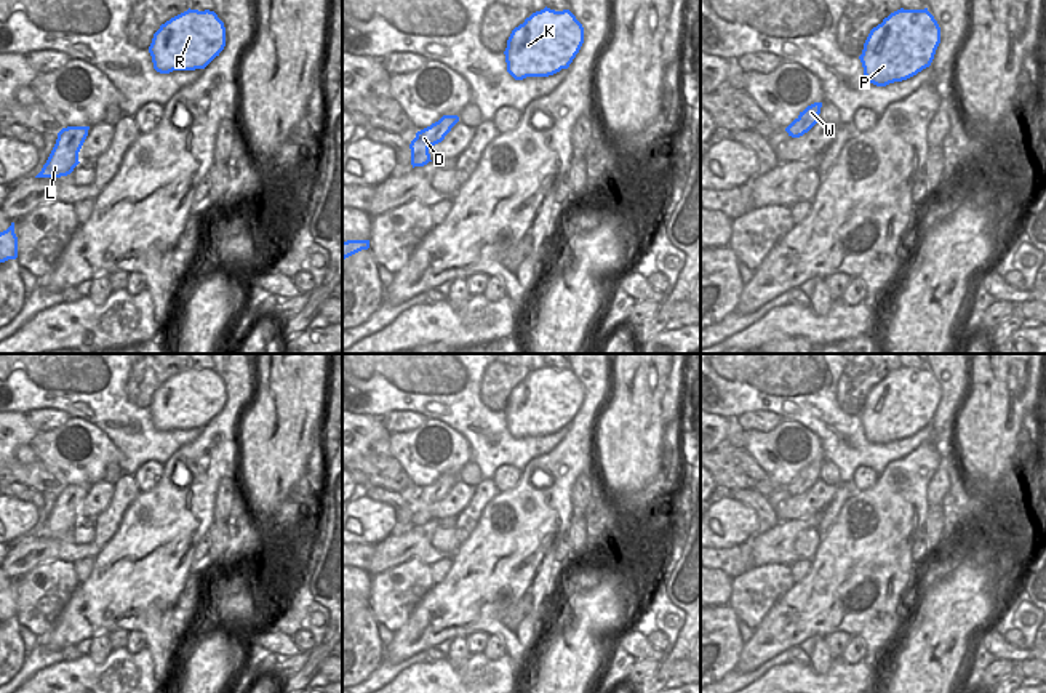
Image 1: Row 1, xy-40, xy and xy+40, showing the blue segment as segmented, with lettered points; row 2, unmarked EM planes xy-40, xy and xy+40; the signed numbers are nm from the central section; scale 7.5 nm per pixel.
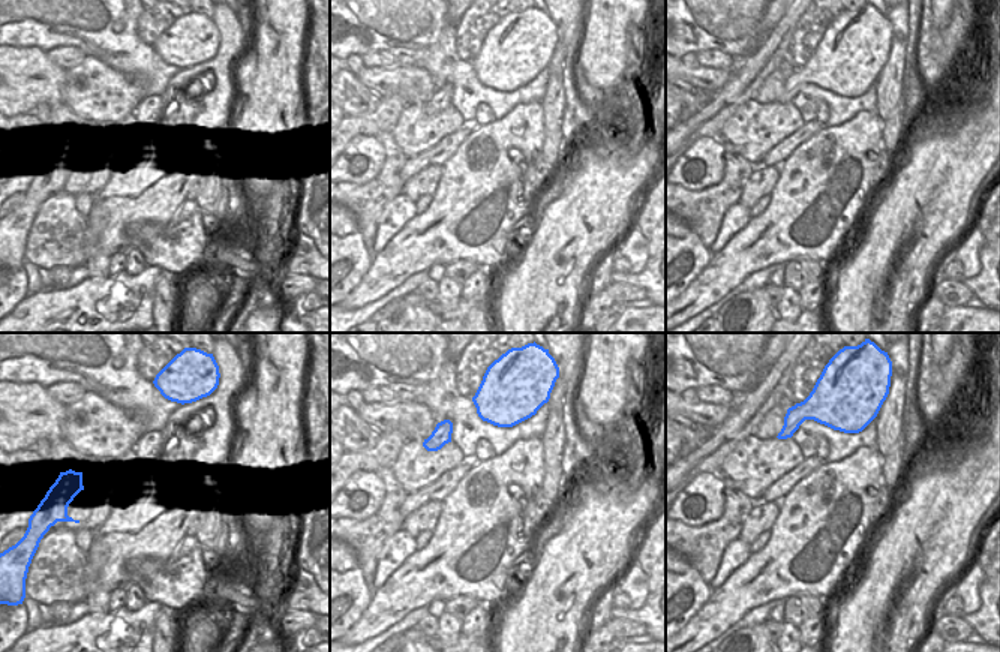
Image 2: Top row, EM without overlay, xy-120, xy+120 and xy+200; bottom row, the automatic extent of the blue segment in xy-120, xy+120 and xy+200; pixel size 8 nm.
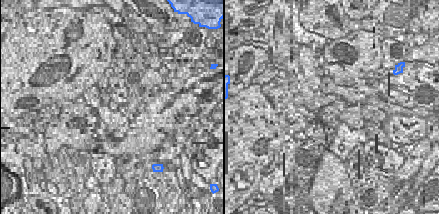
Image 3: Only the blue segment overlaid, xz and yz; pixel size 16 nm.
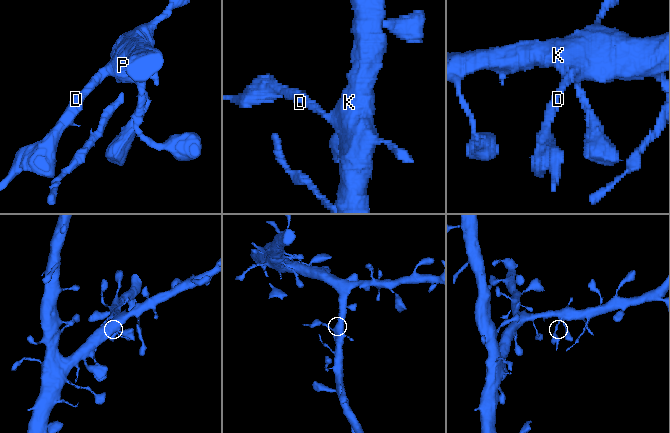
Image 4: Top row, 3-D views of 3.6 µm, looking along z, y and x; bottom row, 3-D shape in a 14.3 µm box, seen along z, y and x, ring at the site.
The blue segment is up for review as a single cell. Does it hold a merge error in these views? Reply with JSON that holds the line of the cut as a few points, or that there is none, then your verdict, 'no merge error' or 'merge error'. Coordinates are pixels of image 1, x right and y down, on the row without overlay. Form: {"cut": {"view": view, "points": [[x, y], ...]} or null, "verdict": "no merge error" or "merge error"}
{"cut": {"view": "xy+40", "points": [[797, 477], [808, 488]]}, "verdict": "merge error"}

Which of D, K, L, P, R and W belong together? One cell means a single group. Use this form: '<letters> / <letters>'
D L / K P R W

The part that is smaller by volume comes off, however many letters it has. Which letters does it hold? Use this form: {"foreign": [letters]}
{"foreign": ["D", "L"]}

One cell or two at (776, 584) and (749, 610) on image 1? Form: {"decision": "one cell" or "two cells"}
{"decision": "one cell"}

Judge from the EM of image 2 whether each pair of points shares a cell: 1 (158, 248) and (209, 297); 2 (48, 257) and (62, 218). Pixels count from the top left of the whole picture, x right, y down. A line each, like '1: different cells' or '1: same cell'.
1: different cells
2: same cell

